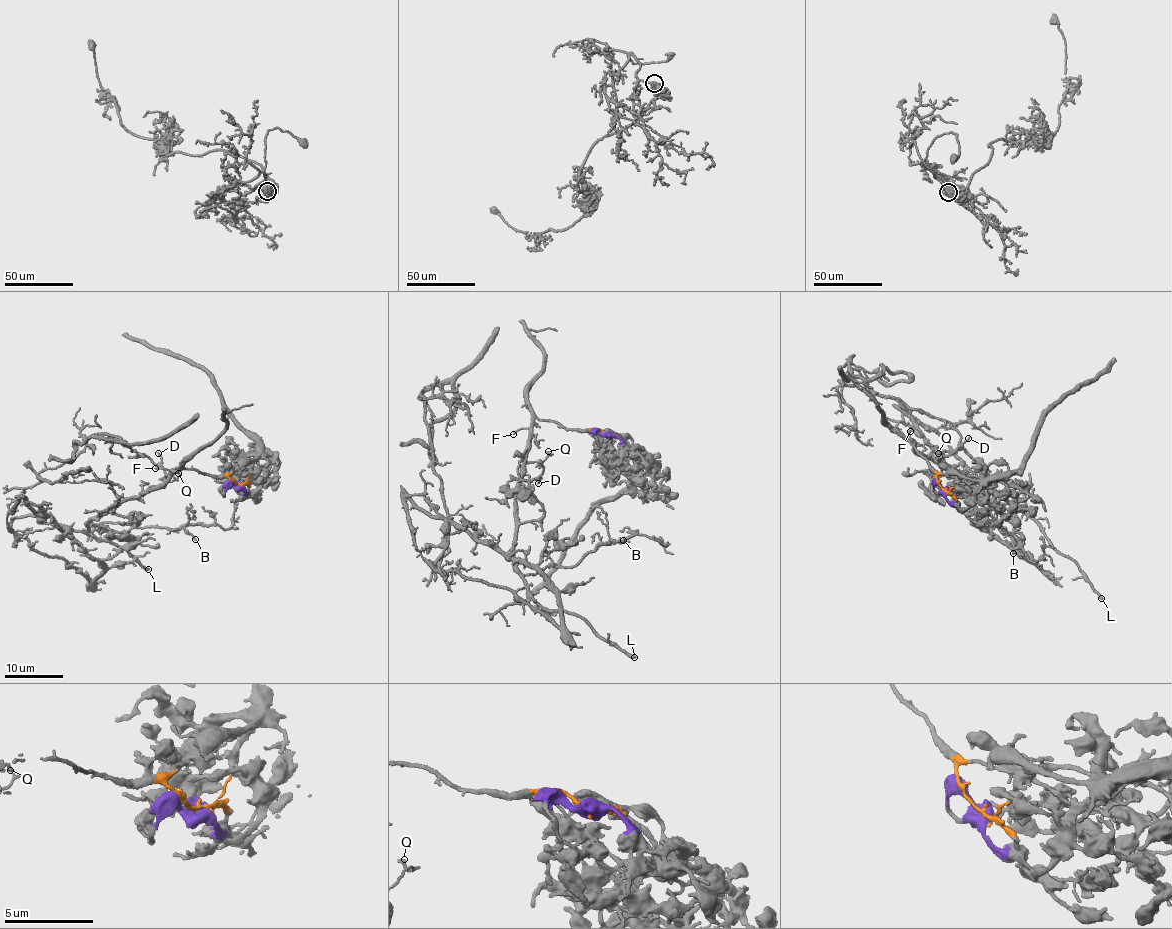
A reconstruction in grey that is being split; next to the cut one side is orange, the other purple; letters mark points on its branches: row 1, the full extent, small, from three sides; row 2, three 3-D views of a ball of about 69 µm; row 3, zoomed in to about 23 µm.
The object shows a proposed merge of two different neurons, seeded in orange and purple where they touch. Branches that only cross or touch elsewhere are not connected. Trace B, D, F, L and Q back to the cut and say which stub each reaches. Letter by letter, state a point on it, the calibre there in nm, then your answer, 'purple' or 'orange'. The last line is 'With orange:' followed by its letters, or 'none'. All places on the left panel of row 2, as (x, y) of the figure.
B: place (195, 539); calibre 130 nm; orange
D: place (158, 453); calibre 110 nm; orange
F: place (155, 468); calibre 130 nm; orange
L: place (148, 569); calibre 320 nm; orange
Q: place (178, 473); calibre 140 nm; orange
With orange: B, D, F, L, Q

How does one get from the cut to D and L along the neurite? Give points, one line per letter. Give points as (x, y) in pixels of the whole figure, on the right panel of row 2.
D: (943, 488), (927, 461), (906, 439), (917, 451), (938, 460), (955, 451), (969, 437)
L: (943, 488), (927, 461), (906, 439), (917, 451), (989, 485), (1034, 519), (1052, 546), (1078, 564), (1101, 599)

